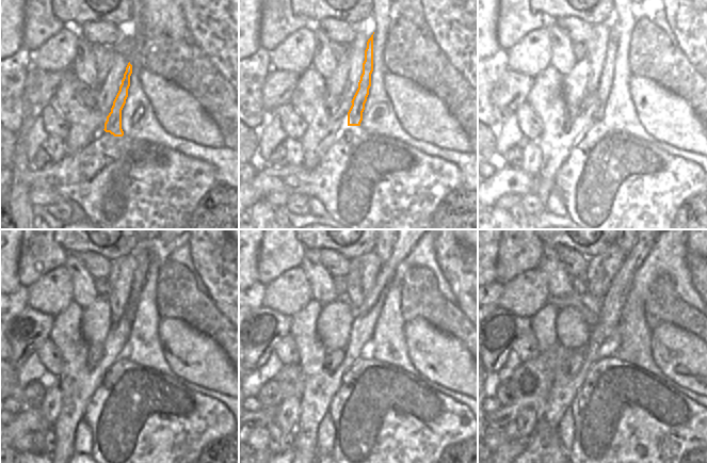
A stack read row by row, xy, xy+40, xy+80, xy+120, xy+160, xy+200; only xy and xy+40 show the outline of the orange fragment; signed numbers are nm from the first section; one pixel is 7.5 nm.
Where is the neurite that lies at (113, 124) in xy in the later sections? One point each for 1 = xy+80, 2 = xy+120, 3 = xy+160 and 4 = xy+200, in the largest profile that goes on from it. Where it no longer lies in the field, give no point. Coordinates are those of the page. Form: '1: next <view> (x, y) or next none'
1: next xy+80 (603, 90)
2: next xy+120 (143, 251)
3: next xy+160 (384, 251)
4: next xy+200 (626, 251)

